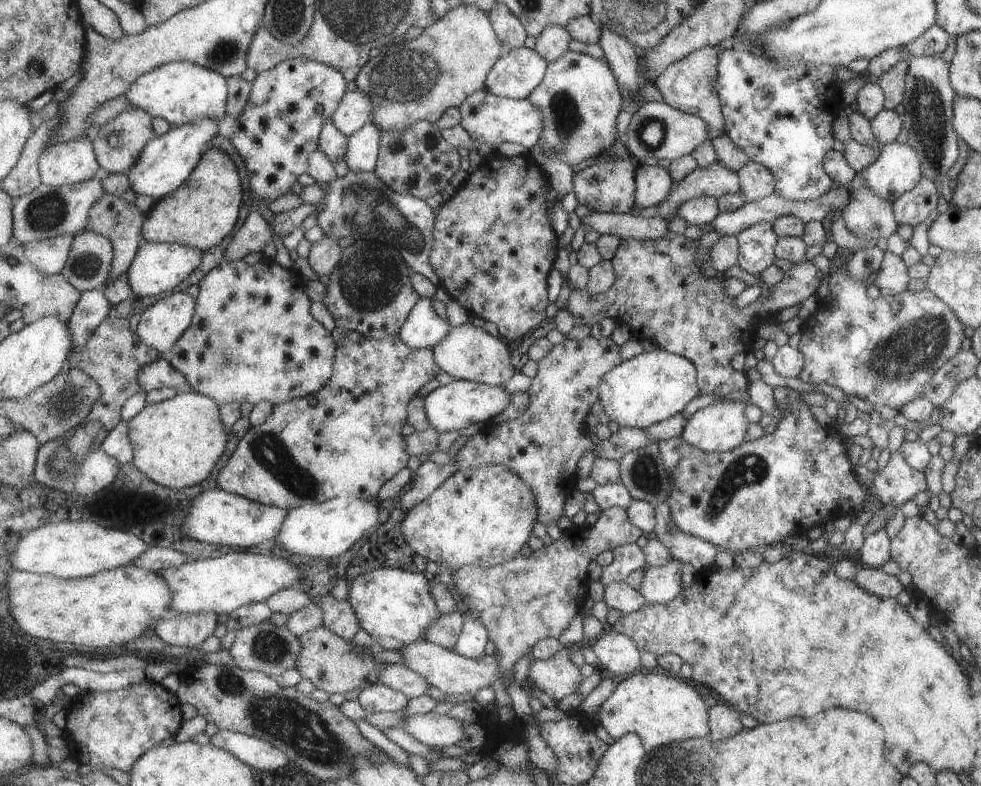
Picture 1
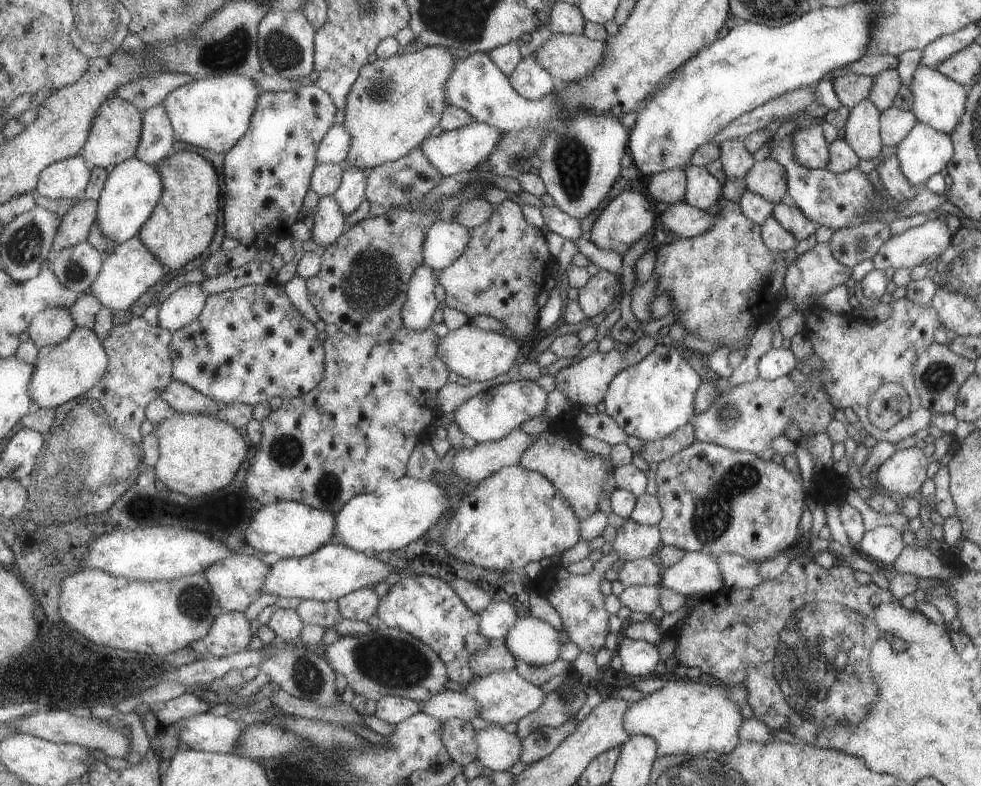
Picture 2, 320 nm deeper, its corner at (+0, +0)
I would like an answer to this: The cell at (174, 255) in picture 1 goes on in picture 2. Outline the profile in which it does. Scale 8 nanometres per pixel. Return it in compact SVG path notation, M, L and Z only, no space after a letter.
M134 236L123 244L116 244L112 251L106 256L97 280L91 285L91 292L103 303L104 307L113 312L127 310L133 306L144 292L147 292L153 284L159 282L167 272L165 266L151 249L141 240Z

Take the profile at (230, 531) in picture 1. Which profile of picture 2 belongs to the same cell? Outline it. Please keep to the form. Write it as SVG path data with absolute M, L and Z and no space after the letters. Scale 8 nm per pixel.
M279 501L263 505L247 530L247 542L262 553L275 552L281 559L305 558L334 542L336 536L336 514L319 510L297 501Z

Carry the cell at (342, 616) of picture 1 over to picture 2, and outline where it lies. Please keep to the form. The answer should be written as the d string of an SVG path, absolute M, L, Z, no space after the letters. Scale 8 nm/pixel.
M363 587L351 594L341 597L338 601L340 604L340 613L344 619L354 621L366 621L378 614L380 599L371 587Z

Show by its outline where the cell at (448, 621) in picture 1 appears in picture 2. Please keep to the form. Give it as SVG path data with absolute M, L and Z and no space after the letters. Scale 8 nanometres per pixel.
M493 641L486 649L476 652L470 658L471 666L479 677L499 671L510 671L516 668L518 660L509 652L505 641Z

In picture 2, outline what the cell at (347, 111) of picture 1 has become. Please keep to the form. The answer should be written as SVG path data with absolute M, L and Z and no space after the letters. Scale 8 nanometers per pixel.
M344 124L333 125L316 152L318 164L345 164L345 160L350 154L351 143L352 136L347 127Z

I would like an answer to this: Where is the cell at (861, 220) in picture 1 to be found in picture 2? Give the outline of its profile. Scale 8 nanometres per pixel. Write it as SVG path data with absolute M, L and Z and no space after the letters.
M869 99L860 100L850 108L843 138L860 159L870 159L880 153L881 111Z

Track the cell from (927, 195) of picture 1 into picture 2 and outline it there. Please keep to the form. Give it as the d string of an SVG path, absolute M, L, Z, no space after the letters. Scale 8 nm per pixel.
M865 221L856 227L833 231L827 245L839 264L852 268L867 258L872 259L889 237L887 223Z

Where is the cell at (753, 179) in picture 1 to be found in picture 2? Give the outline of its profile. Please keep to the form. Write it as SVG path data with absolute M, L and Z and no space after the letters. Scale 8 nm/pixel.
M769 157L754 161L744 177L746 188L770 203L786 200L786 169L782 163Z

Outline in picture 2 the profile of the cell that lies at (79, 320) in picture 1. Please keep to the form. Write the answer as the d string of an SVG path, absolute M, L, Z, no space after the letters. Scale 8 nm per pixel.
M76 326L65 342L40 348L33 382L29 386L34 407L57 410L66 402L81 397L101 381L110 365L110 355L102 341L94 330Z

